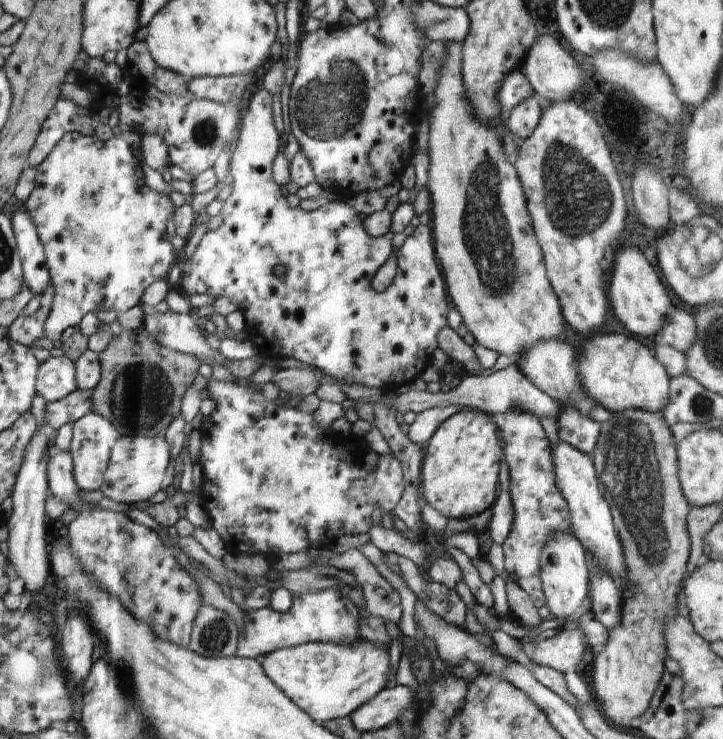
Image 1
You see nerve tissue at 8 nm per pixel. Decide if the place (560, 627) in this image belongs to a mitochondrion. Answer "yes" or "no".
no

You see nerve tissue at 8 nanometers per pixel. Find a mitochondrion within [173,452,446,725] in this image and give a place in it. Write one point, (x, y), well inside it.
(214, 636)

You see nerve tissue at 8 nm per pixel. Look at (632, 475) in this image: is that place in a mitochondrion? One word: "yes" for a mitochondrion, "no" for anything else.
yes

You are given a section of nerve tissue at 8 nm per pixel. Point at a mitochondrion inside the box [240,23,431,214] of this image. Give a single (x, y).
(325, 107)

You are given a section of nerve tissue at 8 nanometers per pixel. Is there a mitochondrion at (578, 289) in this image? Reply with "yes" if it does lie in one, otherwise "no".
no

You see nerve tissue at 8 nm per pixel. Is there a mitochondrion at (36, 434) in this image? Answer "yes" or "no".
no

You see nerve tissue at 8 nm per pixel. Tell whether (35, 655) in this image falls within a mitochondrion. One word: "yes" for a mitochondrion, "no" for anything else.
yes

